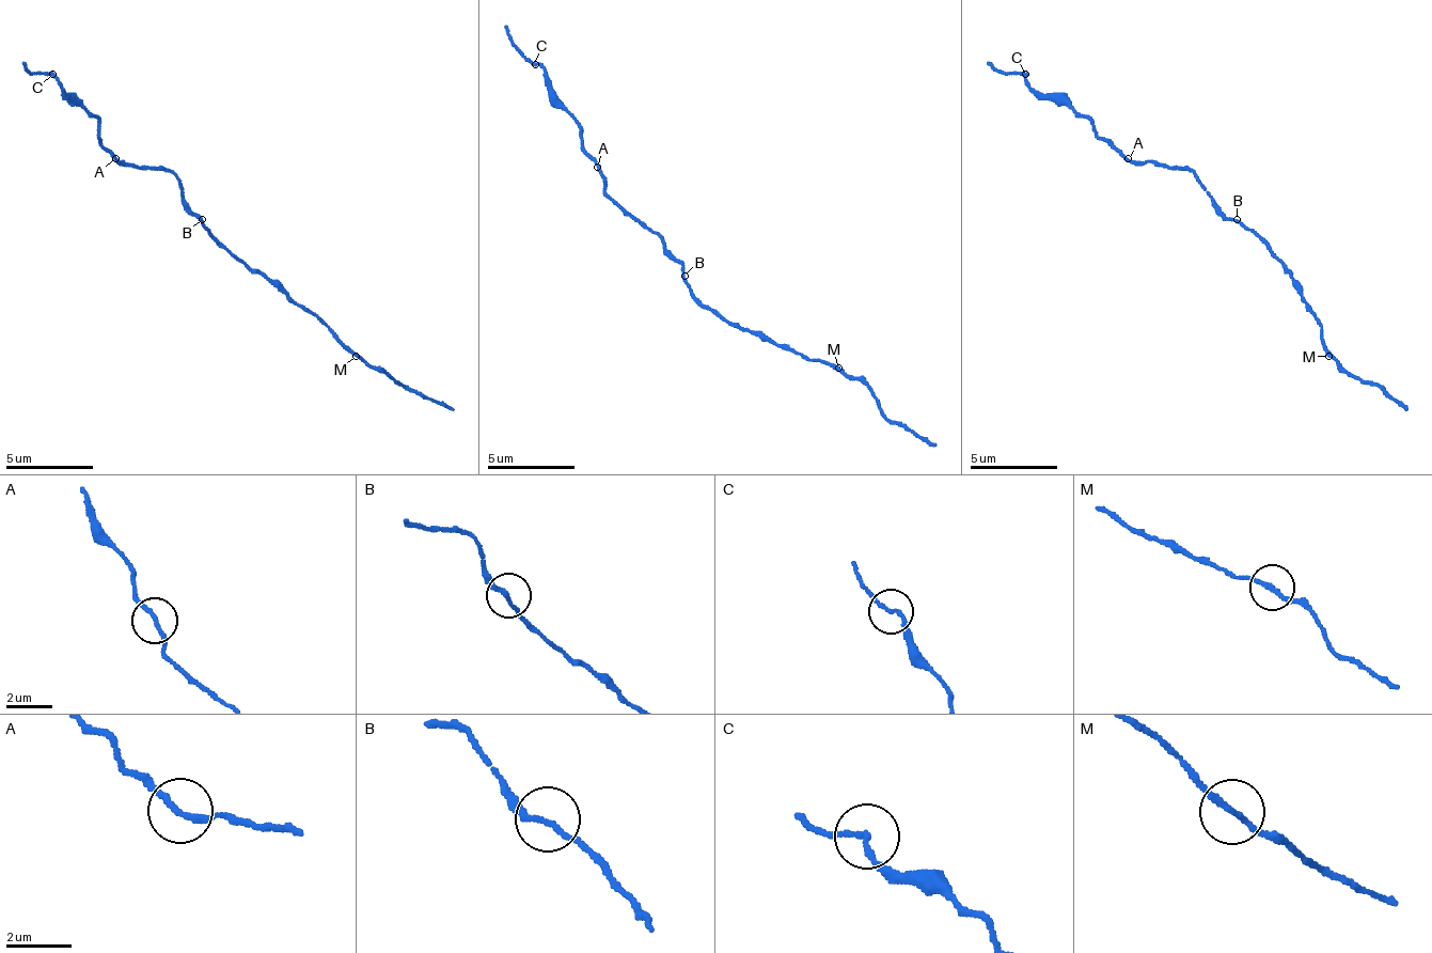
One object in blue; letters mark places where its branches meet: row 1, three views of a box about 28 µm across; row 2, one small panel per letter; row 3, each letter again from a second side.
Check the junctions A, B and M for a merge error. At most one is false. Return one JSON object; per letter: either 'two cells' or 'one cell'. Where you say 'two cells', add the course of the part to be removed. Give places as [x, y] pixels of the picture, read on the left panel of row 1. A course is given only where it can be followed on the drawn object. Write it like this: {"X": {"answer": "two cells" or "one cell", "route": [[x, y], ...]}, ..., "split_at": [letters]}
{"A": {"answer": "one cell"}, "B": {"answer": "one cell"}, "M": {"answer": "one cell"}, "split_at": []}

